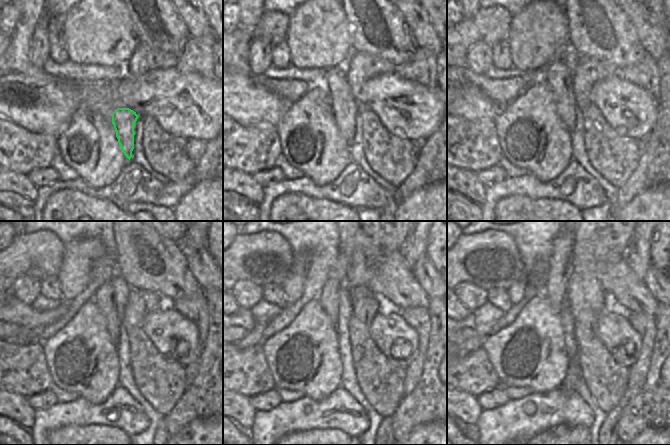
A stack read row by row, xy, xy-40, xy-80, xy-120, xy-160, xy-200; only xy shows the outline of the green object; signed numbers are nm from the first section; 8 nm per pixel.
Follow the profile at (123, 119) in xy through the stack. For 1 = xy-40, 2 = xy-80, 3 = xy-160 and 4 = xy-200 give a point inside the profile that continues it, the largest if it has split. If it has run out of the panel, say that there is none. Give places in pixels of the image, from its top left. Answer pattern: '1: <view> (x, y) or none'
1: xy-40 (343, 104)
2: xy-80 (557, 77)
3: xy-160 (329, 297)
4: xy-200 (560, 269)

